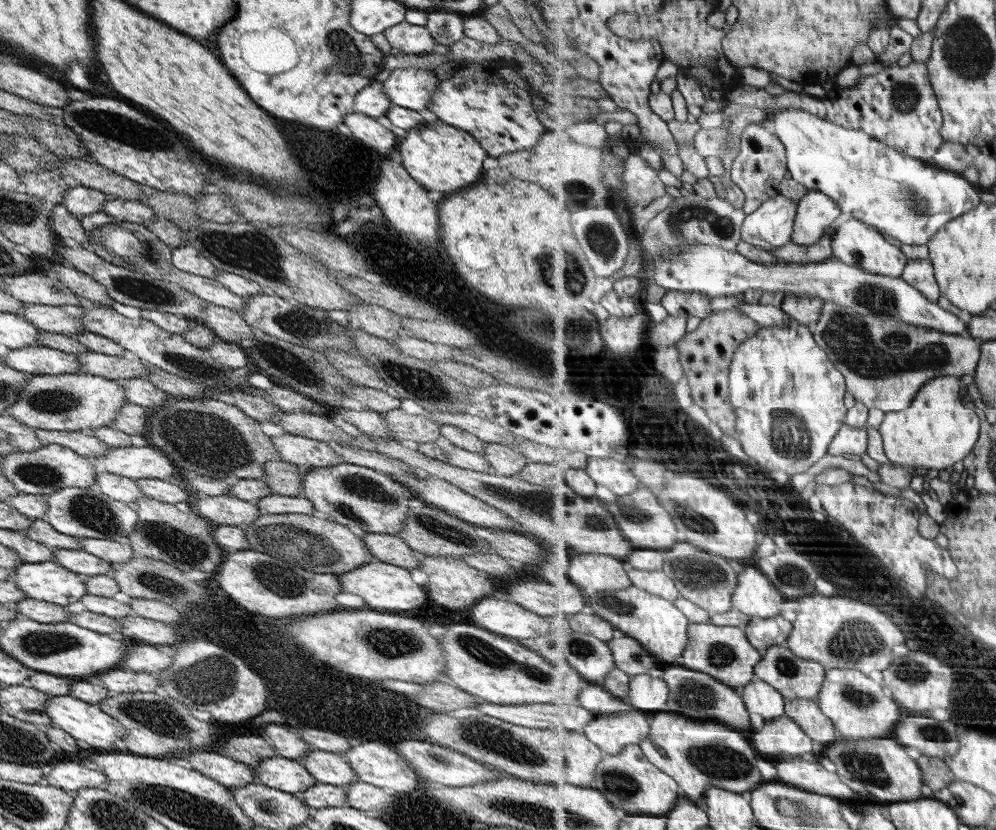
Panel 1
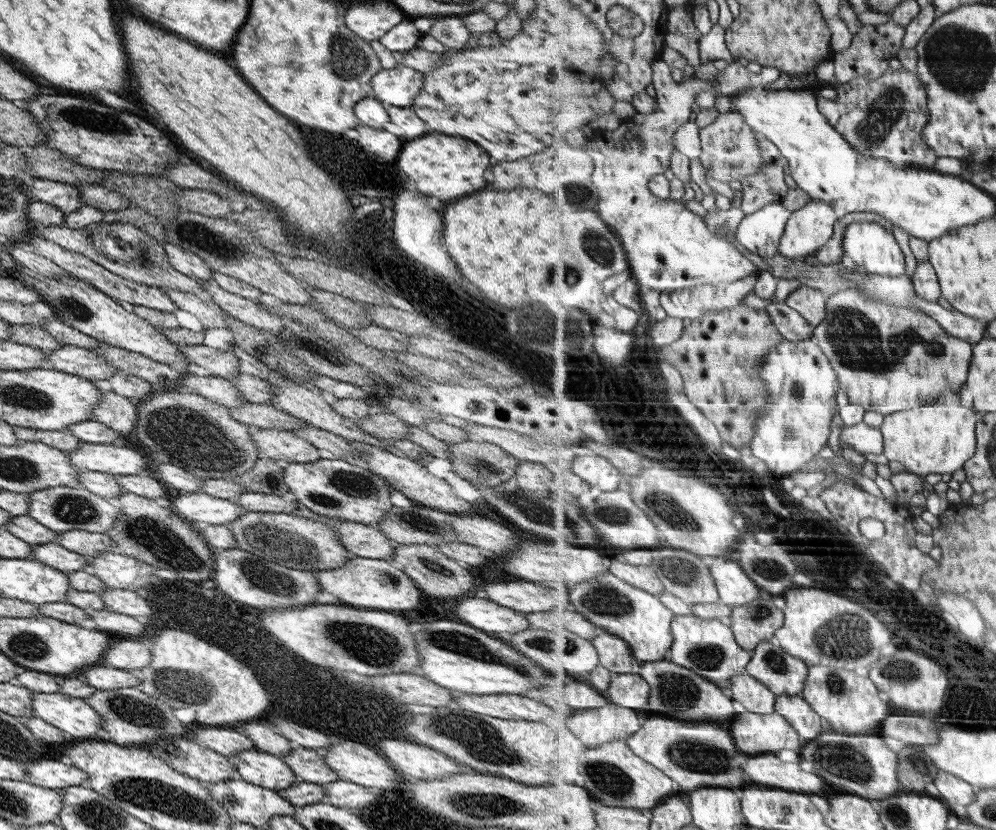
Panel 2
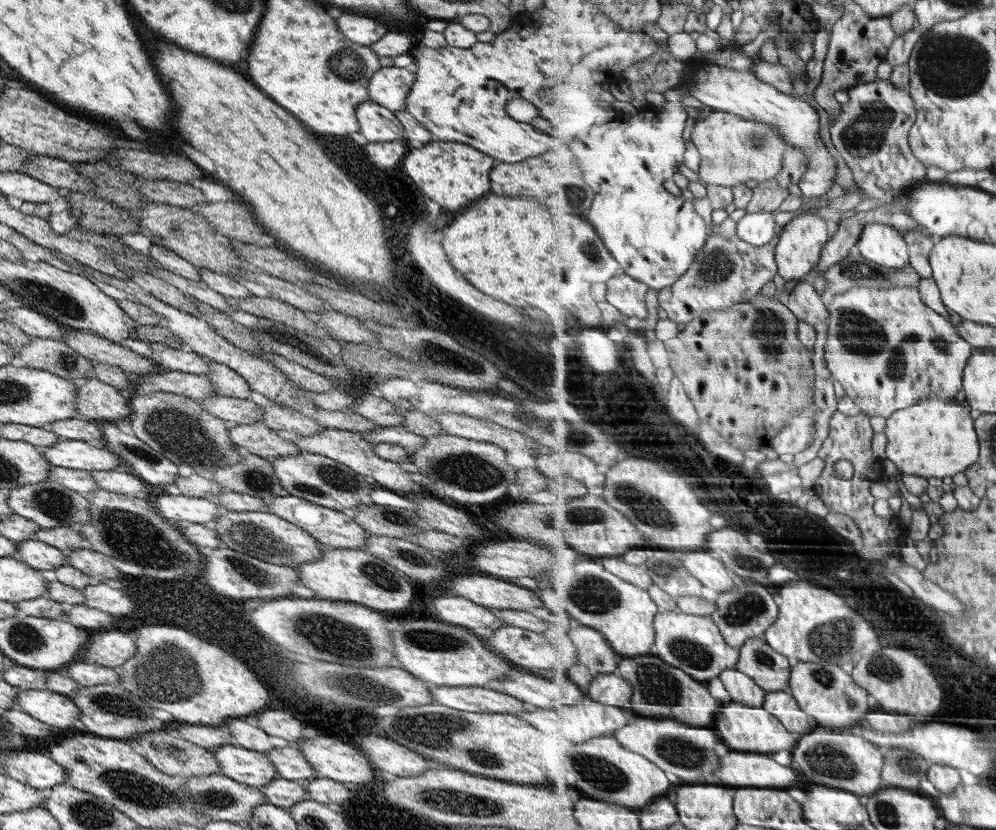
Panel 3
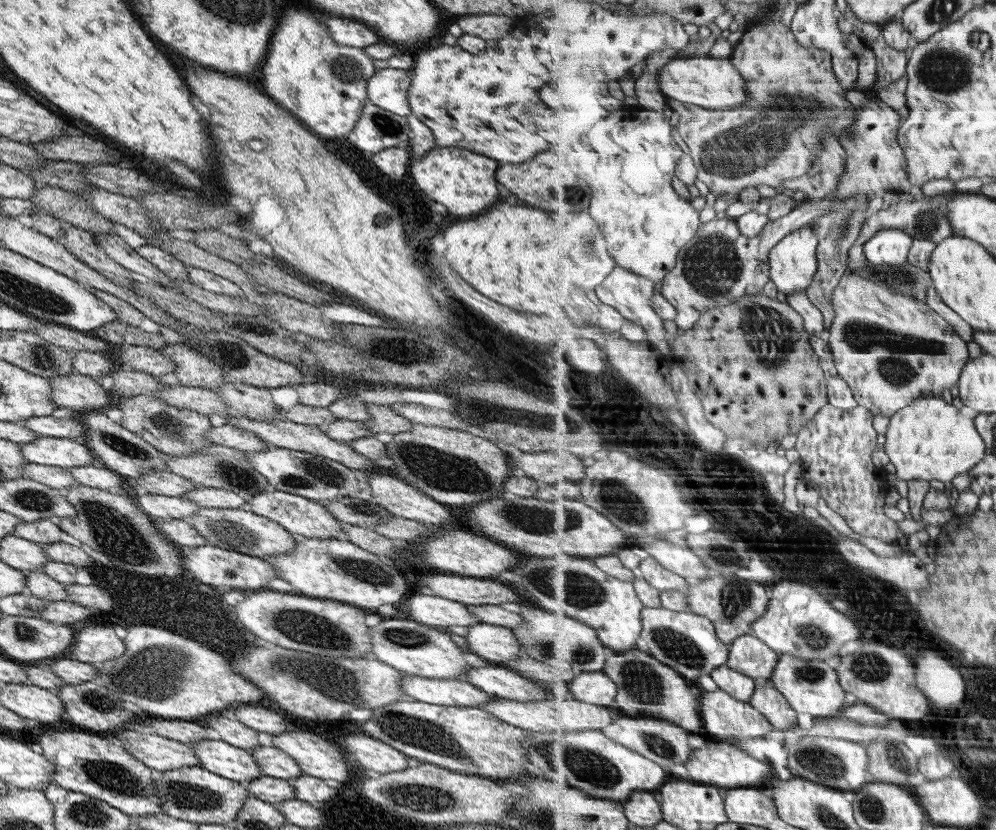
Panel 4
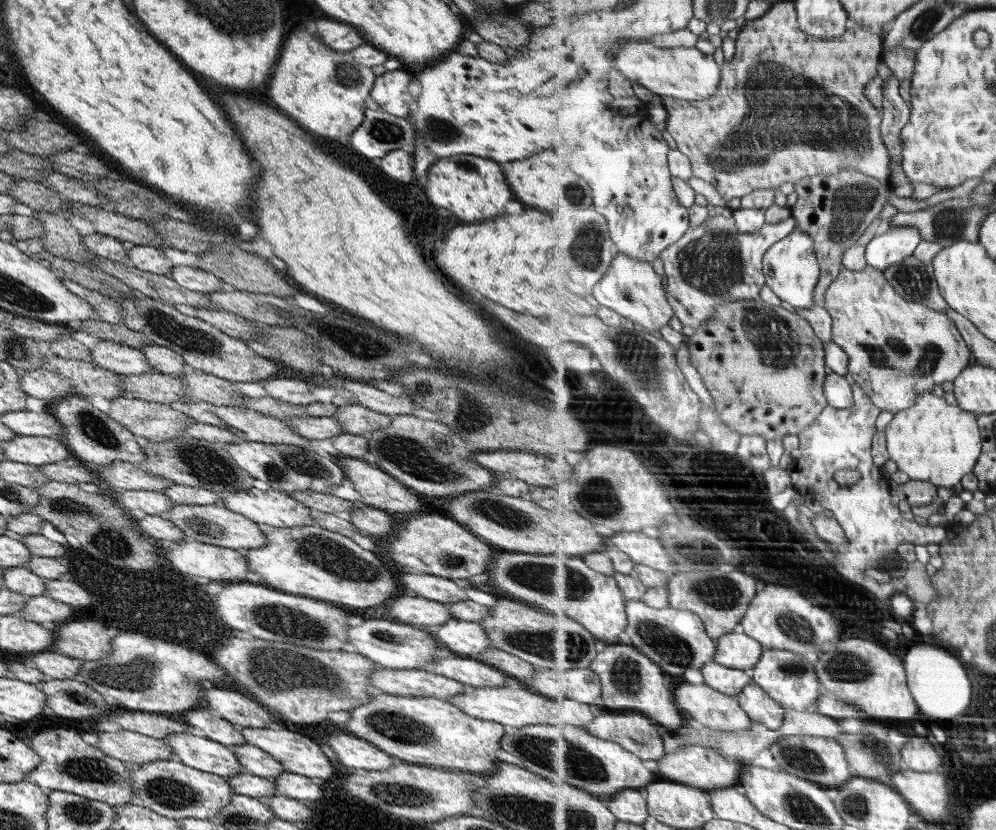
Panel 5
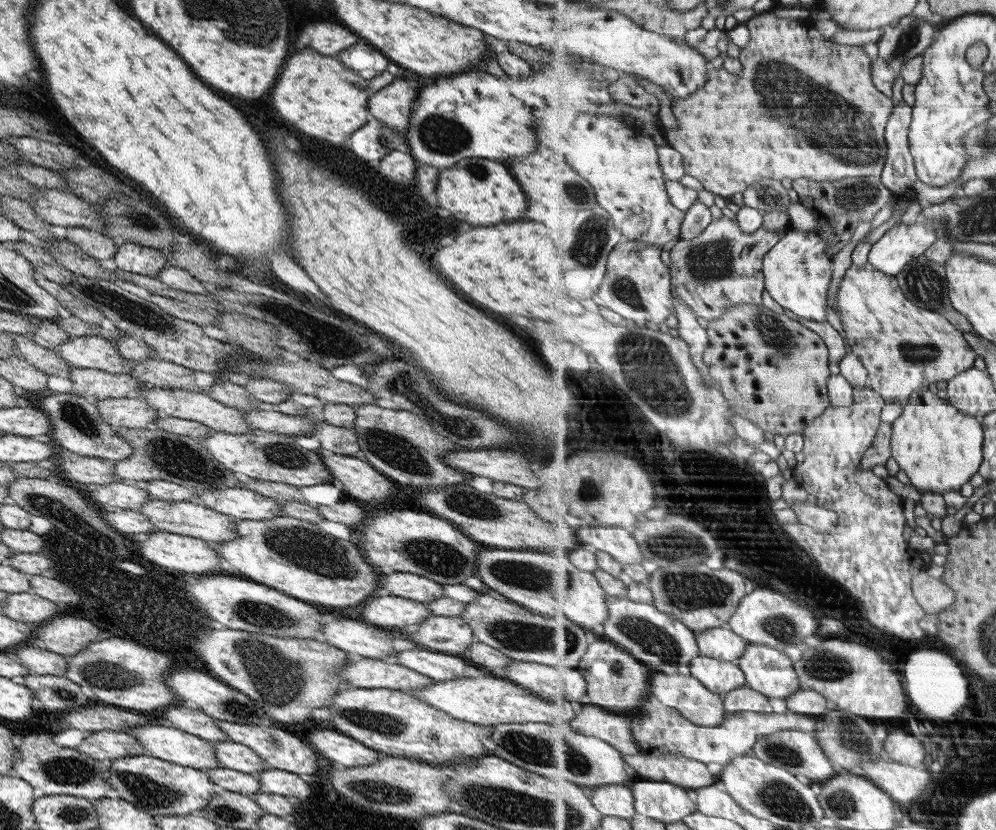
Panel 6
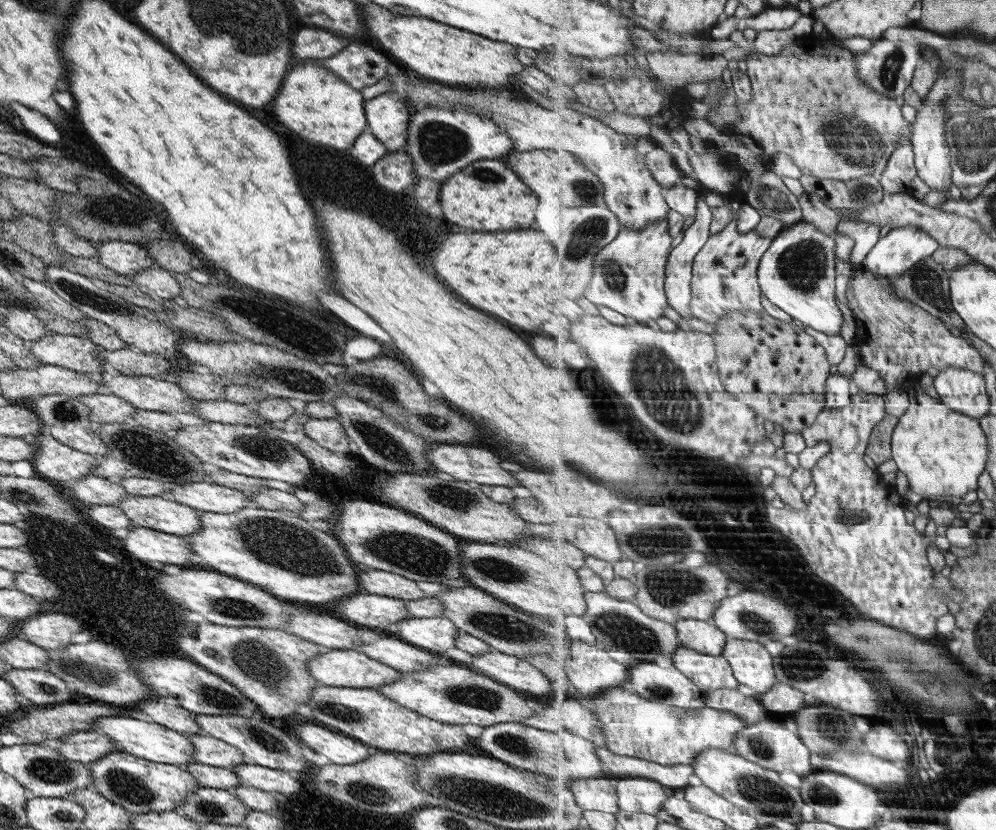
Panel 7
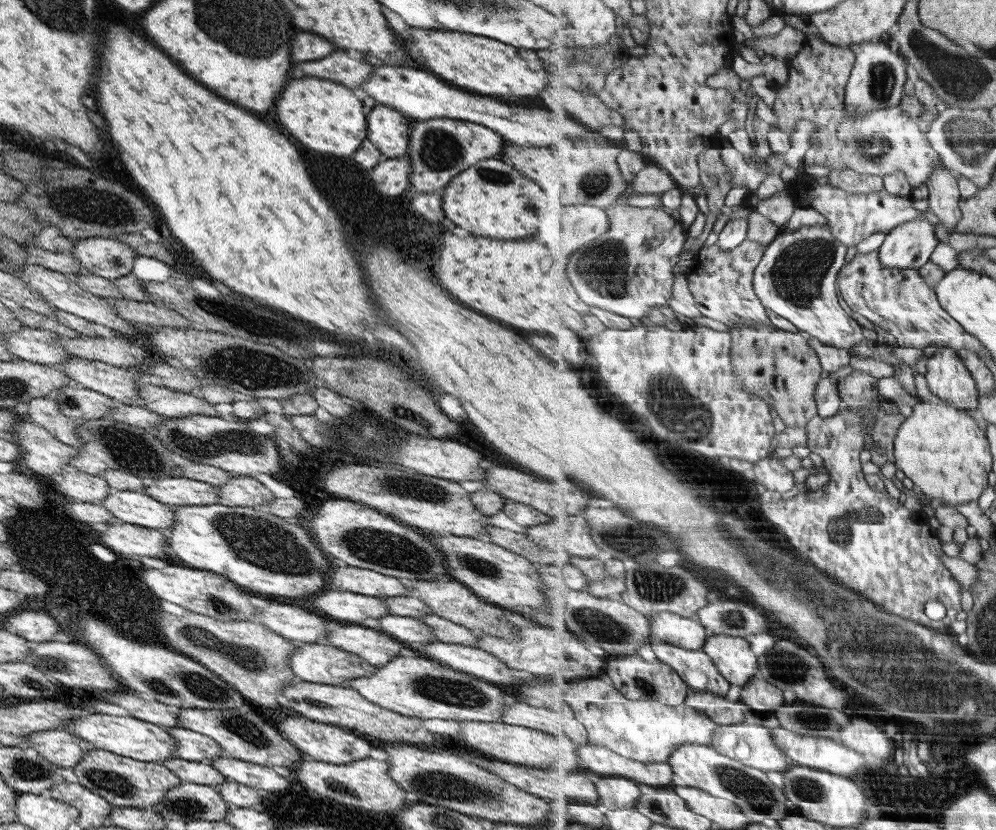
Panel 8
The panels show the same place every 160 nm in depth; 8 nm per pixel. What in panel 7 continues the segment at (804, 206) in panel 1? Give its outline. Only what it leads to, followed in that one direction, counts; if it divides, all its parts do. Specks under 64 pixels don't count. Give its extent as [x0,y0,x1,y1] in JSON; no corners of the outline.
[759,223,843,336]

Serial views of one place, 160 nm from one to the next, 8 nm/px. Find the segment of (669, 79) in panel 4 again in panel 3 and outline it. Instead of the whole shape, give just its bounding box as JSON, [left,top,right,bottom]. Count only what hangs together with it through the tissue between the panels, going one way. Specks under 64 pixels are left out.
[684,64,837,197]

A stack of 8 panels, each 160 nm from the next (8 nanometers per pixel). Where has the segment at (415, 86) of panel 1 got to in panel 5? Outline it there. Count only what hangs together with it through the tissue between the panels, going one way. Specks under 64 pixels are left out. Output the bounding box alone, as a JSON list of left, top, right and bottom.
[370,70,415,119]

